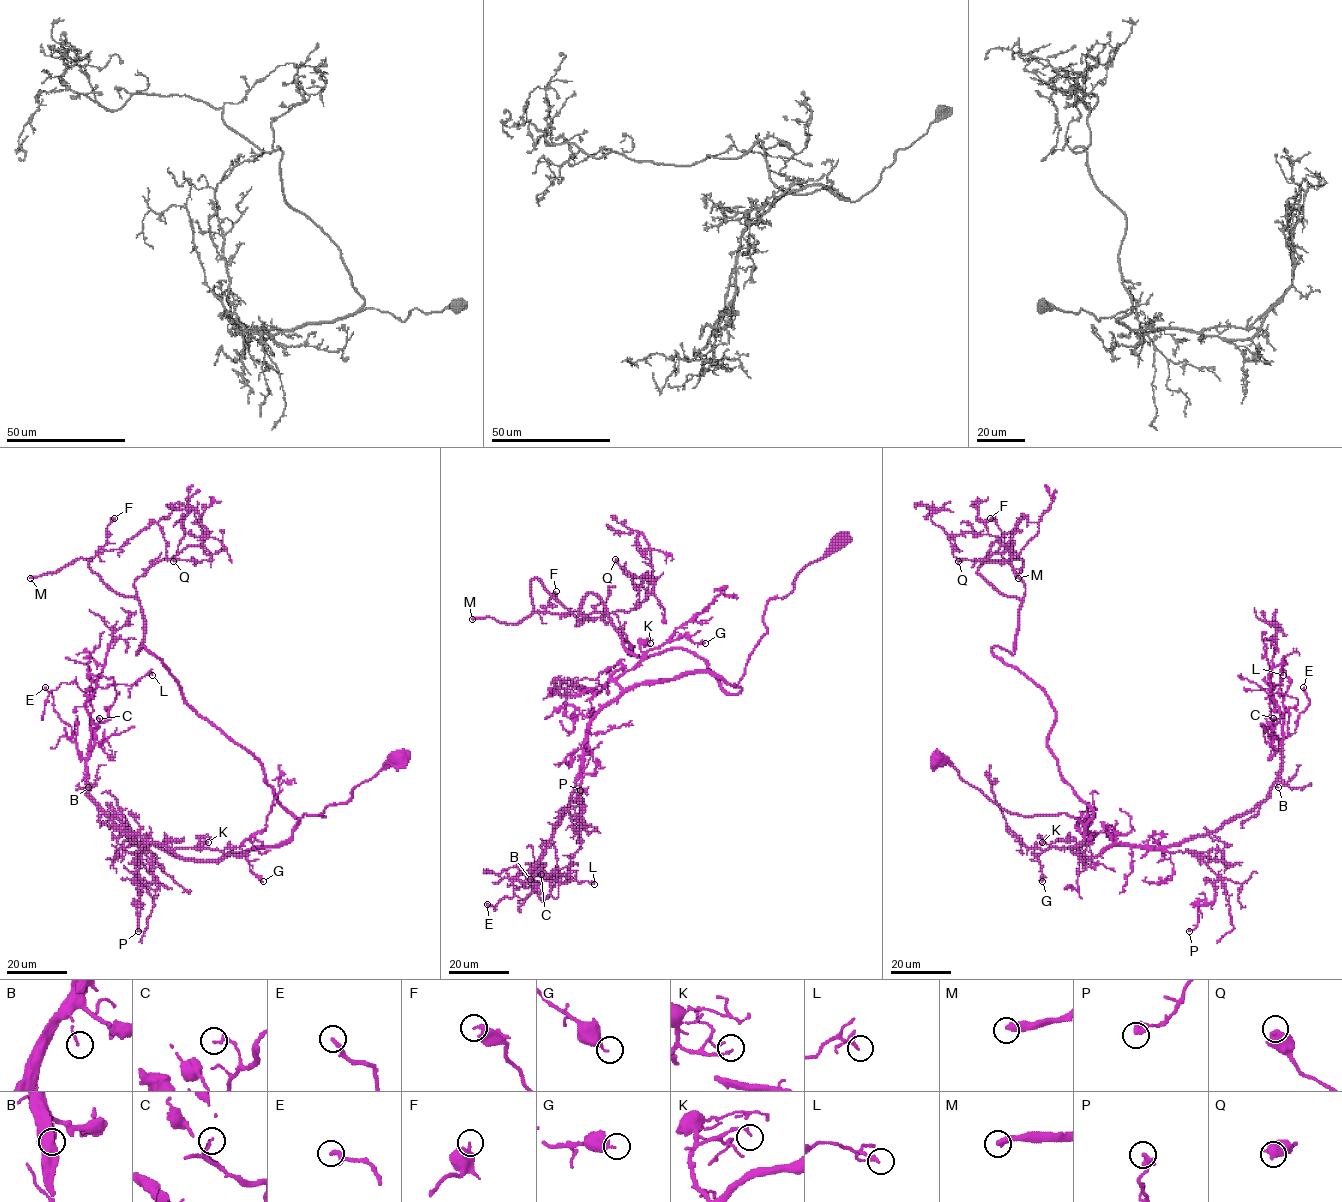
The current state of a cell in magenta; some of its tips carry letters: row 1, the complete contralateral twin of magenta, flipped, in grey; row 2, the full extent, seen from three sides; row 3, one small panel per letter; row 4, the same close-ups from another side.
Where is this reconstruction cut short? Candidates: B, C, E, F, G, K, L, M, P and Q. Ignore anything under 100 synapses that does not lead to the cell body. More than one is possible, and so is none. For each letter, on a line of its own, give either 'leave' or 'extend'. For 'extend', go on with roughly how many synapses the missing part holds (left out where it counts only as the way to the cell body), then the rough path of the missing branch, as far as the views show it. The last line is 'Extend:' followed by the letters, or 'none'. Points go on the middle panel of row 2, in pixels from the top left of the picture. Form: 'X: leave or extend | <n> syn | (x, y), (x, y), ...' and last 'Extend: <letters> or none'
B: leave
C: leave
E: leave
F: leave
G: leave
K: leave
L: leave
M: extend | 700 syn
P: leave
Q: leave
Extend: M

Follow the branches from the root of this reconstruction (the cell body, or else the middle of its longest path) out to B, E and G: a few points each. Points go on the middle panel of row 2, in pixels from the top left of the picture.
B: (843, 540), (768, 602), (767, 632), (737, 685), (689, 672), (627, 687), (598, 713), (568, 810), (530, 879)
E: (843, 540), (768, 602), (737, 685), (689, 672), (598, 713), (545, 854), (487, 904)
G: (843, 540), (768, 602), (767, 632), (737, 685), (708, 672), (624, 689), (615, 680), (666, 642), (705, 643)

